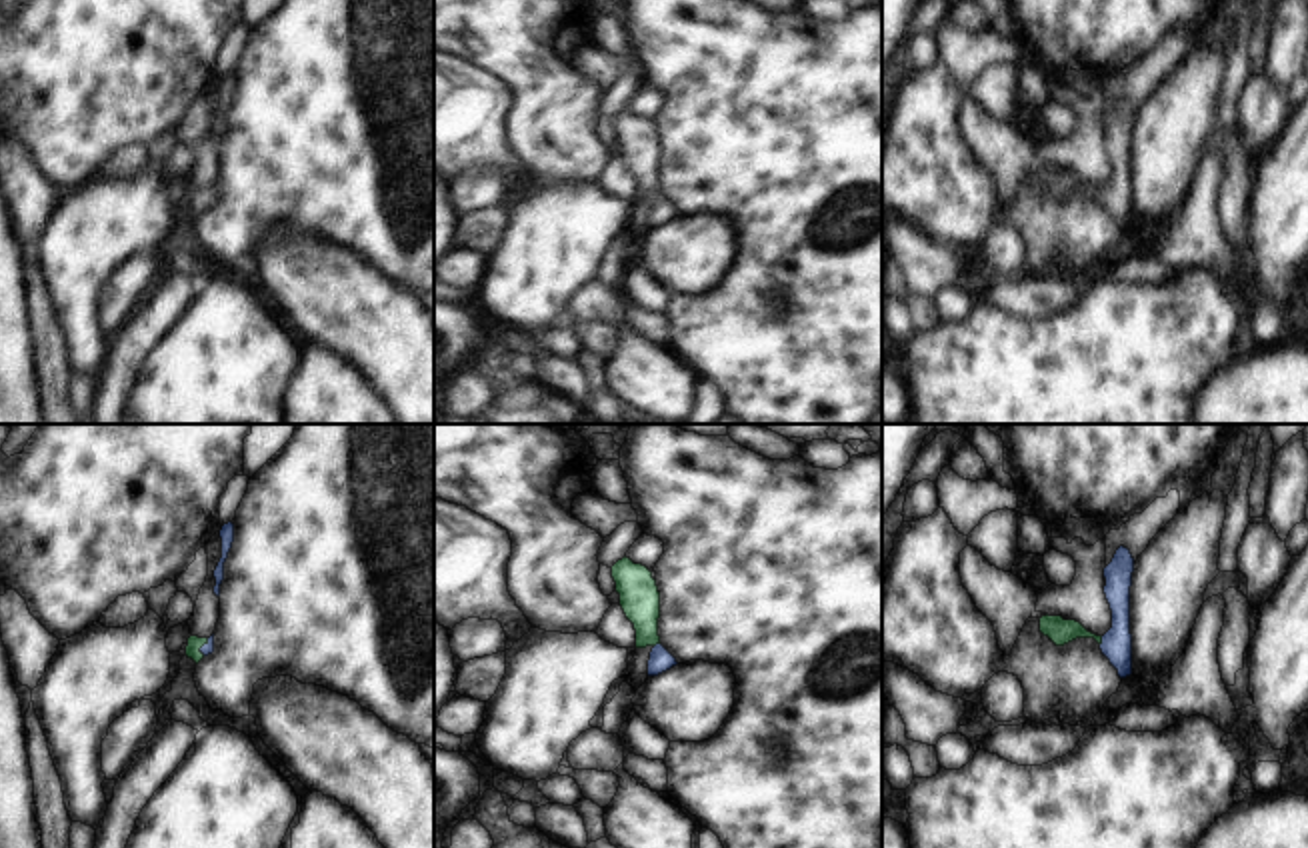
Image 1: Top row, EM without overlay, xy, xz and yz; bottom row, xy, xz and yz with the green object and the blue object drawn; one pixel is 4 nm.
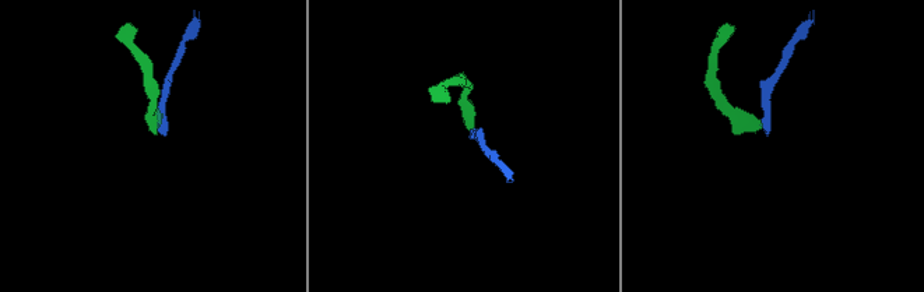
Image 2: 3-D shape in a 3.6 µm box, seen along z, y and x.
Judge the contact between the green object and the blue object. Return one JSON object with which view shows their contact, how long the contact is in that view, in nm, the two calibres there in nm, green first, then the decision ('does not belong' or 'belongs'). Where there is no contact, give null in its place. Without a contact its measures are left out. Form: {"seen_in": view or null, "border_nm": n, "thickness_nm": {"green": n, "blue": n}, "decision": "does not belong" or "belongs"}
{"seen_in": "yz", "border_nm": 40, "thickness_nm": {"green": 100, "blue": 130}, "decision": "belongs"}

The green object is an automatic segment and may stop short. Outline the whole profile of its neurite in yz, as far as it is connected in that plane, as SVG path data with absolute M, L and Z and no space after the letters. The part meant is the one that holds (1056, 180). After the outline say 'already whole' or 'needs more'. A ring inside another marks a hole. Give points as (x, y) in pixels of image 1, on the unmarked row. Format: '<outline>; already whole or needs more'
M1120 98L1112 114L1104 120L1104 146L1112 162L1112 180L1104 188L1088 184L1076 172L1062 168L1042 168L1040 184L1056 198L1064 198L1076 190L1094 190L1102 206L1118 222L1120 230L1132 226L1132 186L1130 186L1130 138L1132 138L1134 110L1128 100Z; needs more

